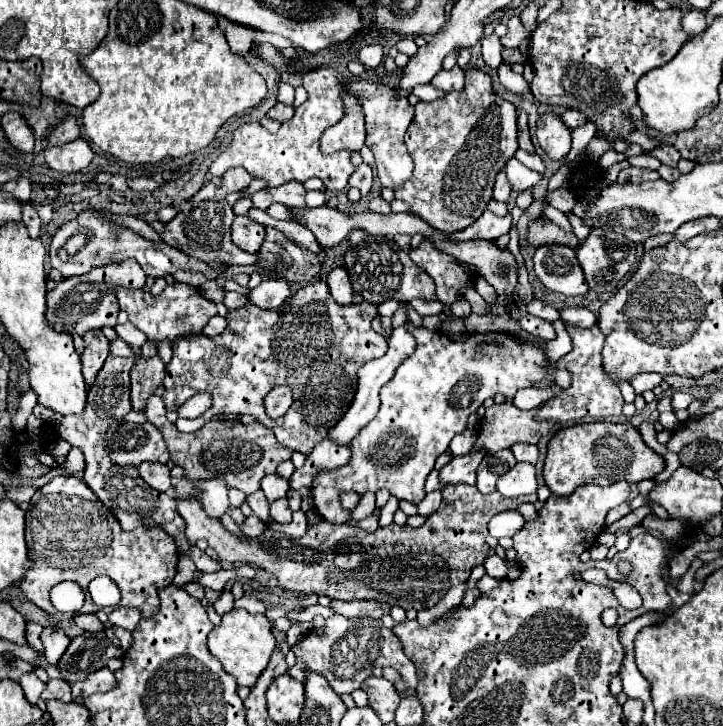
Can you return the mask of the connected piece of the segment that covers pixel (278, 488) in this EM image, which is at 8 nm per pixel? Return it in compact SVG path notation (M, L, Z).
M276 473L266 476L262 484L264 484L262 490L270 504L286 496L290 489L289 479L282 478Z

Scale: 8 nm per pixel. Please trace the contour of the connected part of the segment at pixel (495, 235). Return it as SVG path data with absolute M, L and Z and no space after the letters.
M486 210L472 226L464 228L462 232L450 234L448 238L450 238L452 242L466 242L466 240L476 239L498 240L502 234L508 234L510 226L512 226L510 214L504 216L504 218L500 218L500 216L496 216L494 212Z

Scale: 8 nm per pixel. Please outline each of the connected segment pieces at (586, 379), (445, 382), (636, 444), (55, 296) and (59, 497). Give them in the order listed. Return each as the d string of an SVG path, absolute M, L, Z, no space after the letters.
M566 326L570 338L572 338L572 350L562 356L556 364L556 370L568 370L572 374L570 388L564 388L558 396L550 398L538 408L536 420L554 420L554 422L578 422L578 420L598 420L608 416L620 416L624 398L620 394L620 388L612 382L612 378L604 372L600 350L604 344L604 334L598 326L594 328L576 328Z
M408 324L408 330L414 334L418 346L414 354L398 366L392 380L382 386L380 390L382 406L376 418L368 422L360 430L360 434L350 442L352 444L350 462L344 468L320 472L312 484L316 512L332 524L342 524L350 520L350 512L342 510L338 500L338 492L346 492L346 490L354 490L356 494L362 494L366 490L376 492L378 488L388 488L392 496L418 504L426 496L424 482L432 472L436 458L448 450L448 444L456 434L462 434L466 430L468 416L476 412L486 398L492 398L496 394L512 398L520 388L532 386L534 382L546 378L548 362L544 352L528 342L517 341L520 339L508 333L473 333L464 342L454 342L444 332L414 328L412 324Z
M576 424L562 428L548 442L548 454L544 462L544 482L556 496L570 496L582 484L614 484L620 480L640 482L654 478L666 468L662 454L654 452L632 424Z
M112 262L112 266L96 266L96 270L90 270L82 276L72 276L60 282L54 290L46 292L48 310L46 318L50 326L56 332L68 332L84 336L88 330L92 330L92 322L96 322L96 306L118 306L114 288L144 288L144 270L136 266L136 262Z
M56 476L52 482L42 486L32 496L30 508L26 512L26 546L28 546L28 558L32 566L26 570L26 574L20 580L20 592L50 616L62 616L50 602L50 590L64 580L74 580L76 584L80 584L80 588L86 594L86 602L80 608L80 614L98 612L100 608L92 602L88 594L88 584L92 578L100 574L108 574L110 578L114 578L116 586L122 592L120 606L136 608L142 612L144 618L156 616L160 608L158 592L164 586L172 584L172 578L176 574L176 564L178 564L178 548L174 546L174 540L164 530L136 528L134 532L124 532L116 522L116 518L108 512L108 508L104 508L104 504L92 494L92 490L76 476Z

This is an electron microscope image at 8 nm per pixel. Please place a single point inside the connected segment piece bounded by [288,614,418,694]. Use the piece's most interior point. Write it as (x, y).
(344, 650)

